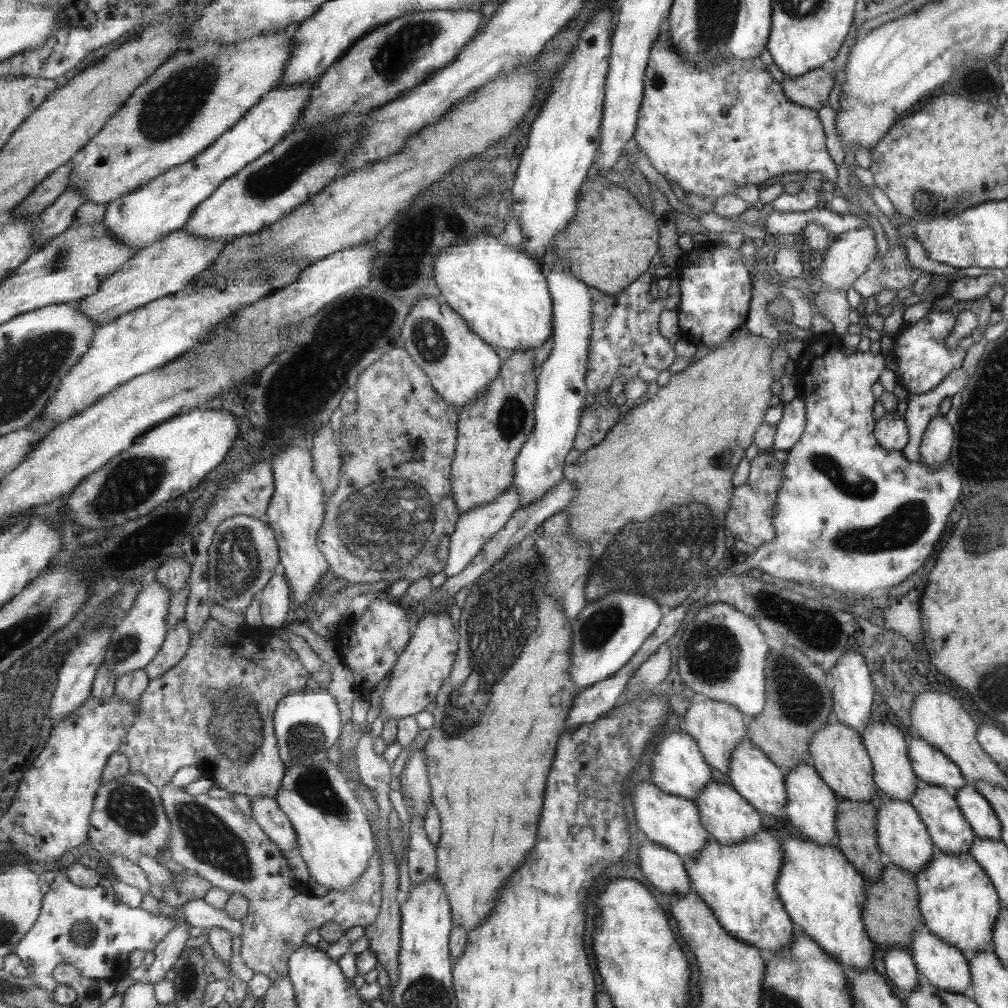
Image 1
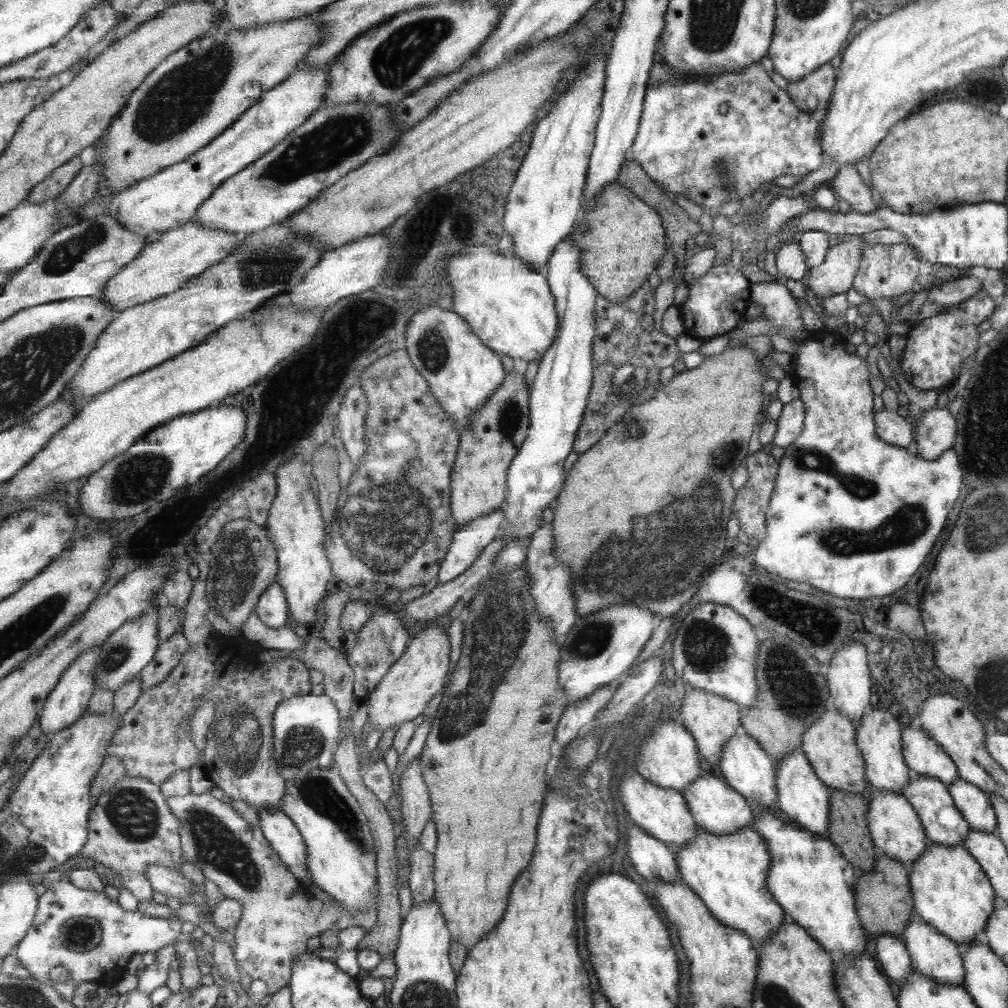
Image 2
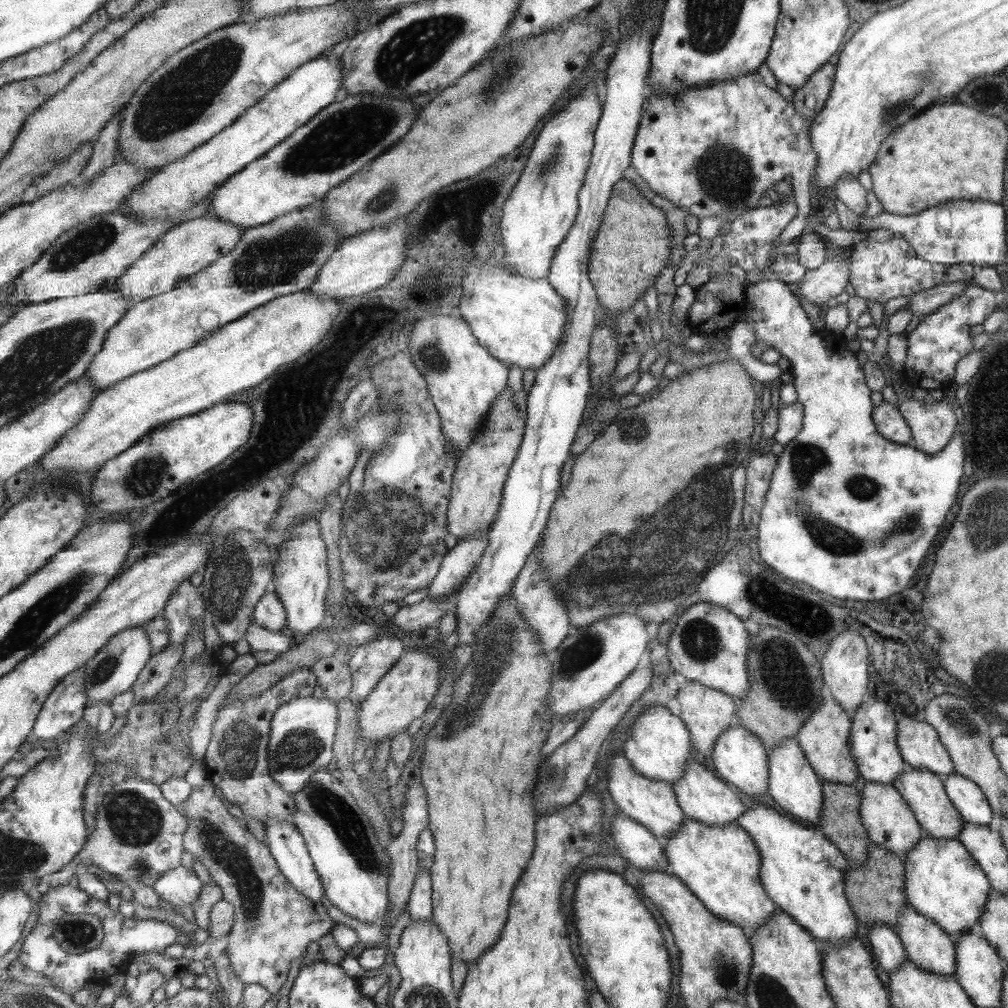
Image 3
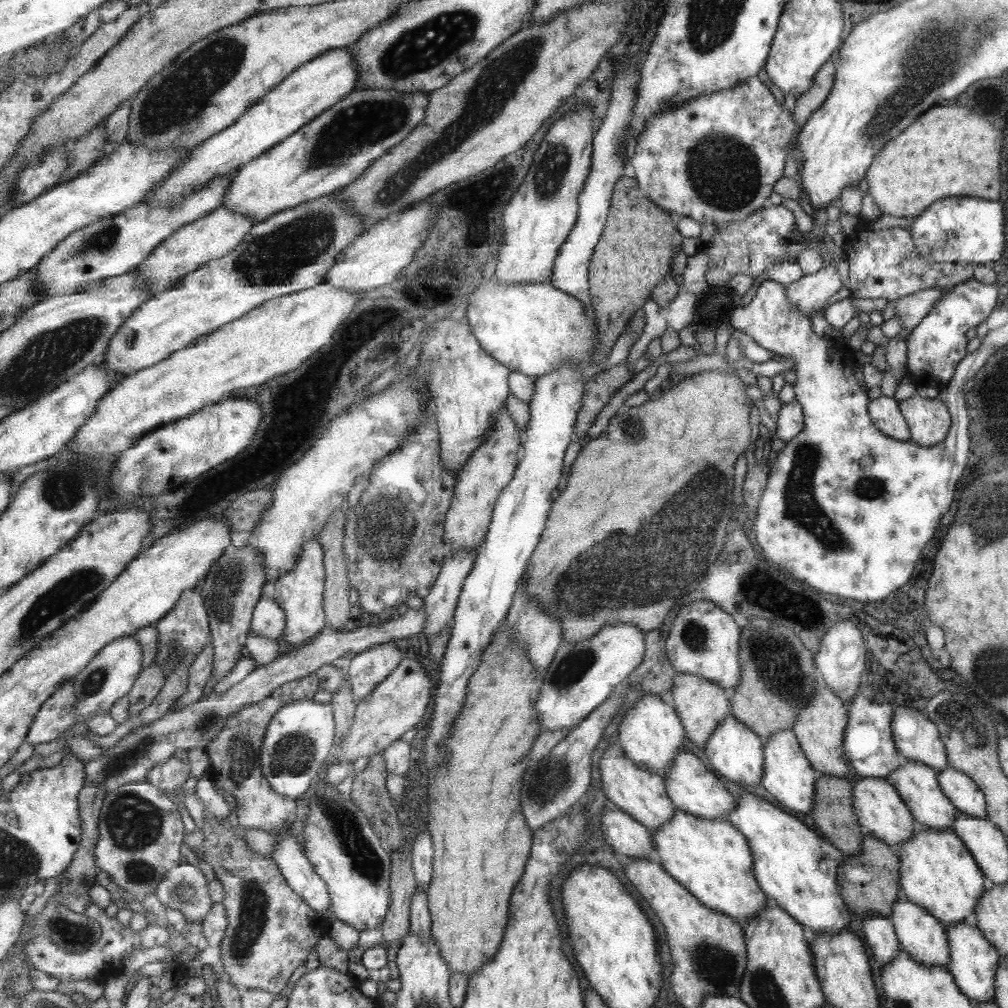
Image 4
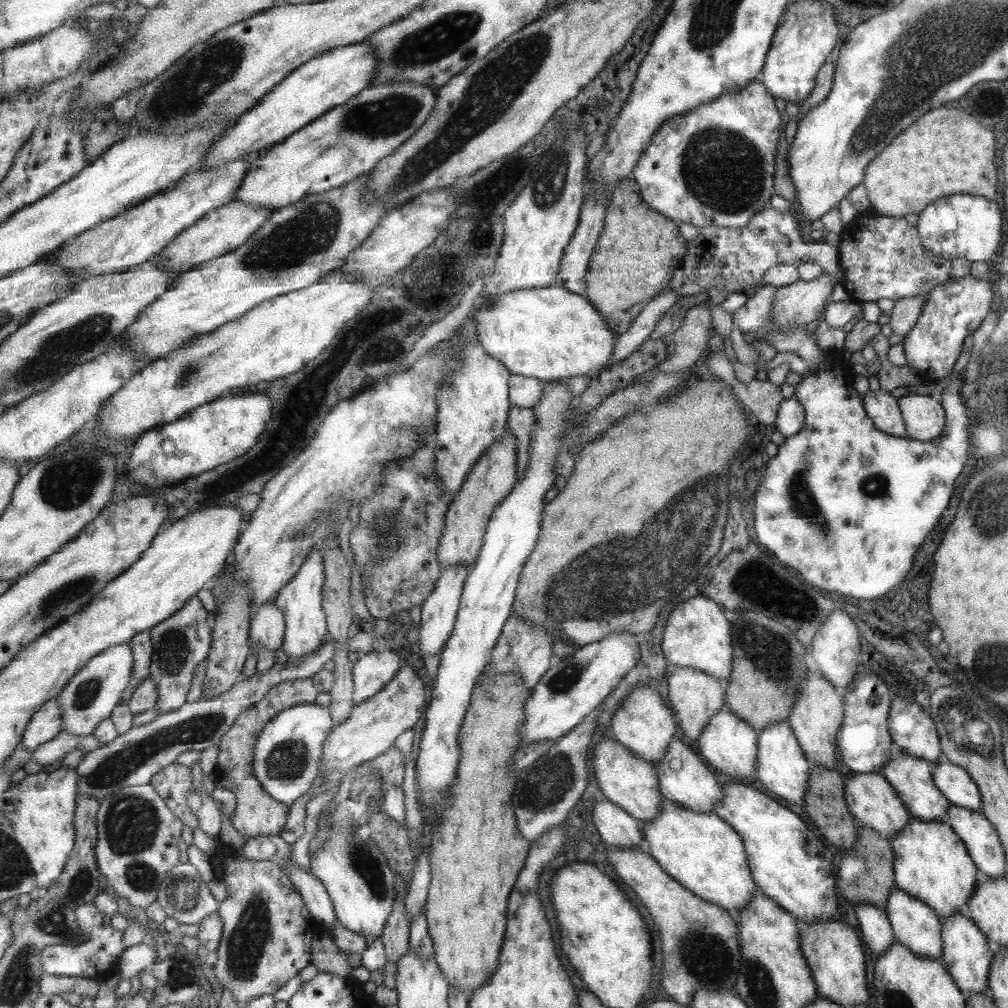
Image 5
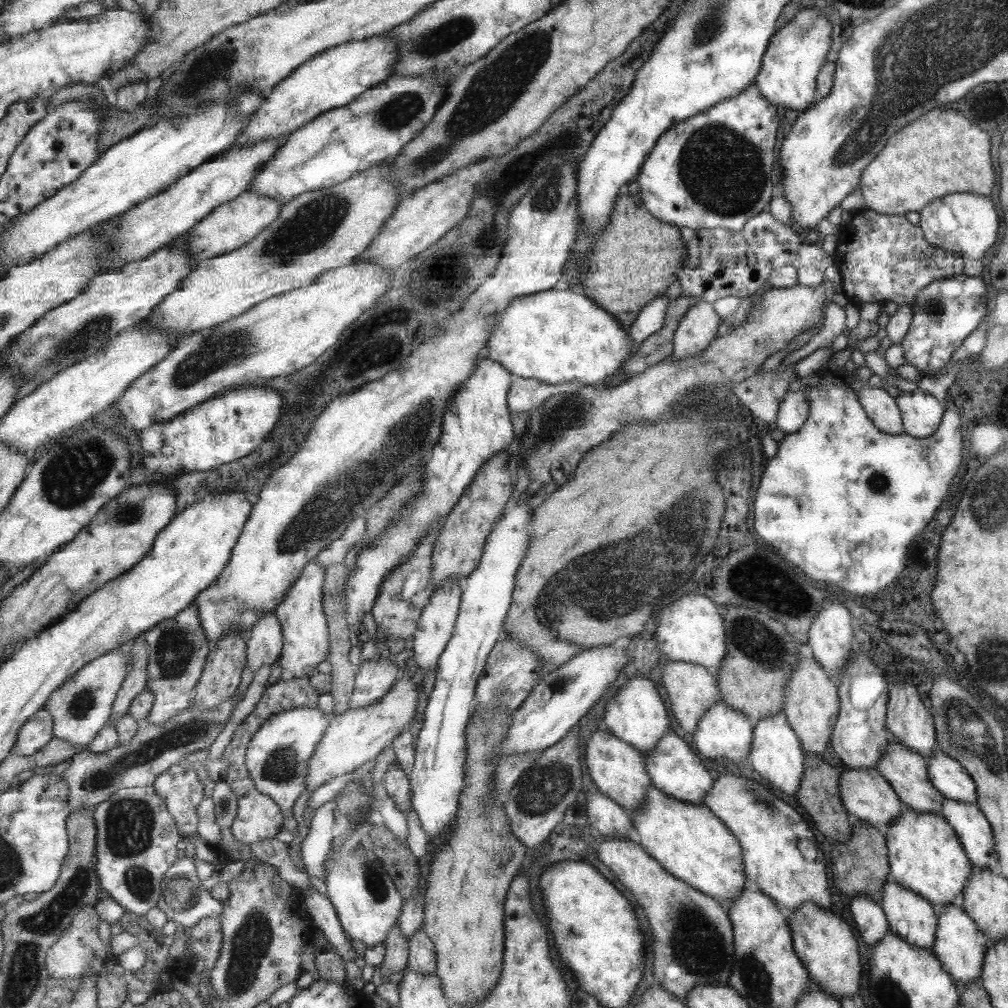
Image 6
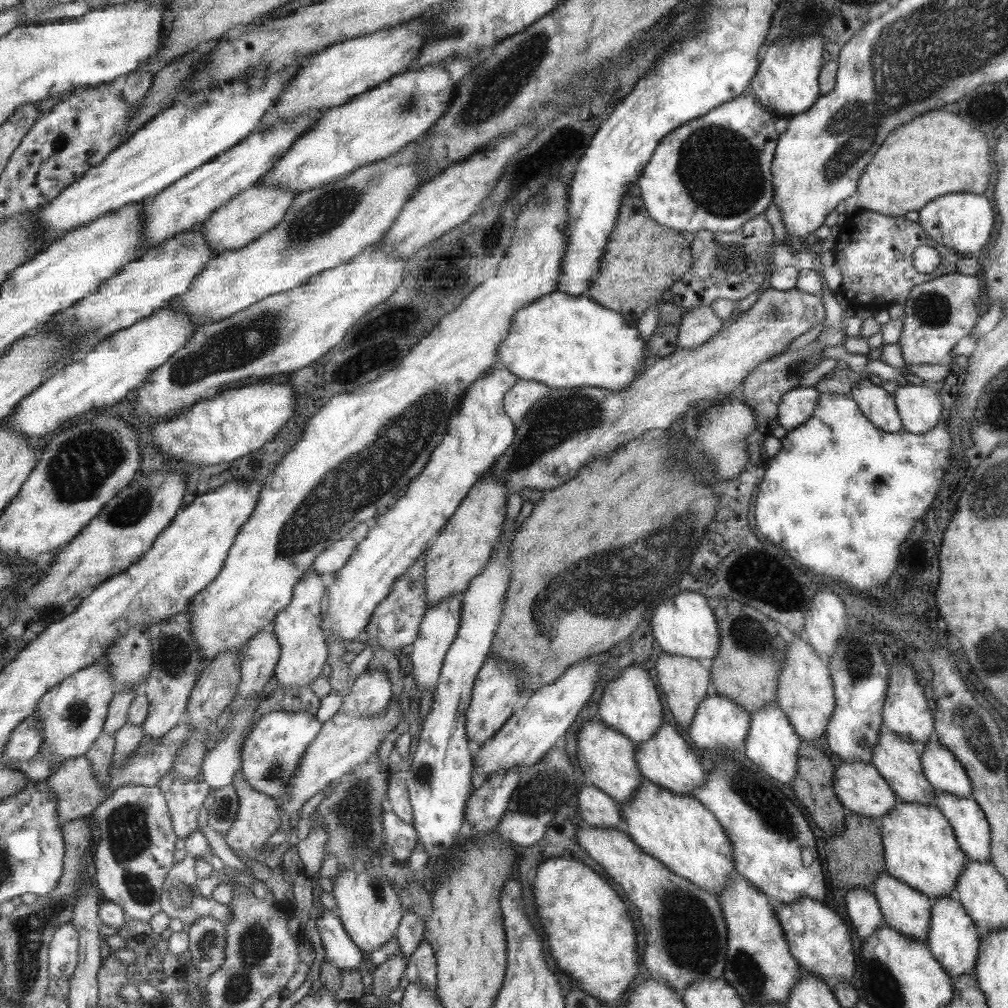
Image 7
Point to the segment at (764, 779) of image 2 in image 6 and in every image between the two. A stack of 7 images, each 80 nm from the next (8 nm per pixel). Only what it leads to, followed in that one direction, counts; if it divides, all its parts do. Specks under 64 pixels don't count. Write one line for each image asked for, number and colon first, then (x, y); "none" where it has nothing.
3: (739, 757)
4: (734, 751)
5: (729, 745)
6: (723, 735)

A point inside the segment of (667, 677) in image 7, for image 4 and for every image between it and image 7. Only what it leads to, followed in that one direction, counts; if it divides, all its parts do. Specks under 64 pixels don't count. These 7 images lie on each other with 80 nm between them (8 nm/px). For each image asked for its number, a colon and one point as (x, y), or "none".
4: (701, 705)
5: (695, 697)
6: (692, 690)

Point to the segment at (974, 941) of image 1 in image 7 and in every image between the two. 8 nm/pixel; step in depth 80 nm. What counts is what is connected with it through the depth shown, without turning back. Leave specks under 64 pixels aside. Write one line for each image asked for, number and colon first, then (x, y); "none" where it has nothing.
2: (950, 892)
3: (943, 883)
4: (937, 872)
5: (931, 864)
6: (924, 855)
7: (920, 850)

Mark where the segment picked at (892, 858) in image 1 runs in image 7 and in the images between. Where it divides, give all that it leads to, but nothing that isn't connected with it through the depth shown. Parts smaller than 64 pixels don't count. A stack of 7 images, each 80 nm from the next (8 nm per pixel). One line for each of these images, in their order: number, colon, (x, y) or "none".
2: (894, 825)
3: (889, 822)
4: (879, 809)
5: (873, 803)
6: (866, 795)
7: (862, 790)

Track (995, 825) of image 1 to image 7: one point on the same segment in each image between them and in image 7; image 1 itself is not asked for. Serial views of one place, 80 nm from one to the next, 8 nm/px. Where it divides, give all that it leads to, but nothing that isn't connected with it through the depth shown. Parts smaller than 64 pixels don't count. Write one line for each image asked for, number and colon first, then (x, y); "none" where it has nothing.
2: (972, 802)
3: (972, 804)
4: (965, 794)
5: (957, 786)
6: (954, 783)
7: (942, 770)

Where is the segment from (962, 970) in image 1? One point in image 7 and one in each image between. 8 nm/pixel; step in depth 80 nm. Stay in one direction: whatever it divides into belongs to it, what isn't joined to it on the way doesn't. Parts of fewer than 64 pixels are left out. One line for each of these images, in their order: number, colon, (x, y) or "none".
2: (933, 955)
3: (930, 948)
4: (919, 933)
5: (913, 924)
6: (911, 917)
7: (906, 910)

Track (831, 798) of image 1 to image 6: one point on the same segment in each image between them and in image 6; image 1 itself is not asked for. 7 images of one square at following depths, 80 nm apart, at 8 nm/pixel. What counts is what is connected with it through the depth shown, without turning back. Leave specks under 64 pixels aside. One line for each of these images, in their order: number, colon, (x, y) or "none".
2: (801, 795)
3: (793, 784)
4: (788, 777)
5: (781, 767)
6: (776, 756)

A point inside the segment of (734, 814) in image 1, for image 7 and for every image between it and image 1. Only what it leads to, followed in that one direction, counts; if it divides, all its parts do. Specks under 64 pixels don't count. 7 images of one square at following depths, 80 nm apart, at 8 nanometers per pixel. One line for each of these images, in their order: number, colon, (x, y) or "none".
2: (717, 809)
3: (702, 797)
4: (691, 787)
5: (683, 779)
6: (674, 769)
7: (666, 760)

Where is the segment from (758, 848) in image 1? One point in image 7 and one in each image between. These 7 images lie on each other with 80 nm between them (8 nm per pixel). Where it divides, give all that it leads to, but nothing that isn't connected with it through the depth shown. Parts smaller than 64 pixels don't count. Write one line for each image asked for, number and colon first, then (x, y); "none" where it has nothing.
2: (729, 873)
3: (721, 865)
4: (711, 858)
5: (706, 856)
6: (688, 840)
7: (678, 830)

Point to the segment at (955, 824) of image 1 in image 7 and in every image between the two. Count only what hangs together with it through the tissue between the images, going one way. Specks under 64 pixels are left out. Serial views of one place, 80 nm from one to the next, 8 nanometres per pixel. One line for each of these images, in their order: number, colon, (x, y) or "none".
2: (943, 823)
3: (924, 791)
4: (917, 784)
5: (911, 777)
6: (907, 771)
7: (898, 761)

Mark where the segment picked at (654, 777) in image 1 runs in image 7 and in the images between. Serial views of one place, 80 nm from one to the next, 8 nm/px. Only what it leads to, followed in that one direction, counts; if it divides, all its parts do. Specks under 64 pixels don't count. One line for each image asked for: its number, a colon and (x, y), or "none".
2: (667, 757)
3: (658, 746)
4: (650, 734)
5: (641, 724)
6: (636, 714)
7: (629, 704)

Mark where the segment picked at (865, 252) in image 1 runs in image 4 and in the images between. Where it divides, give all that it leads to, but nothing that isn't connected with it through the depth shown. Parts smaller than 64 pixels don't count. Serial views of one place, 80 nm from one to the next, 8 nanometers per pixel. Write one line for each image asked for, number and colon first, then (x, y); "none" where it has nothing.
2: (841, 262)
3: (817, 286)
4: (808, 294)

